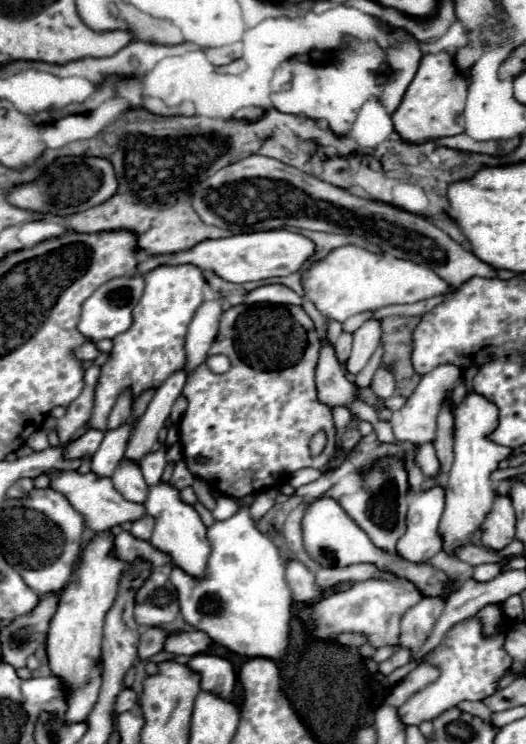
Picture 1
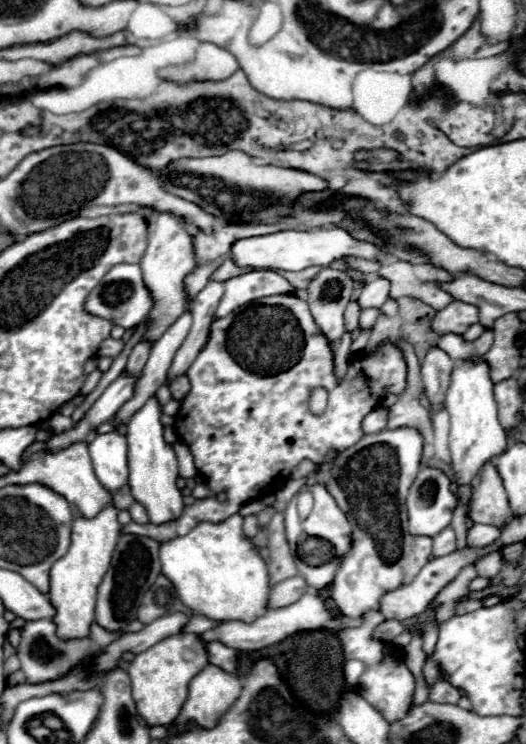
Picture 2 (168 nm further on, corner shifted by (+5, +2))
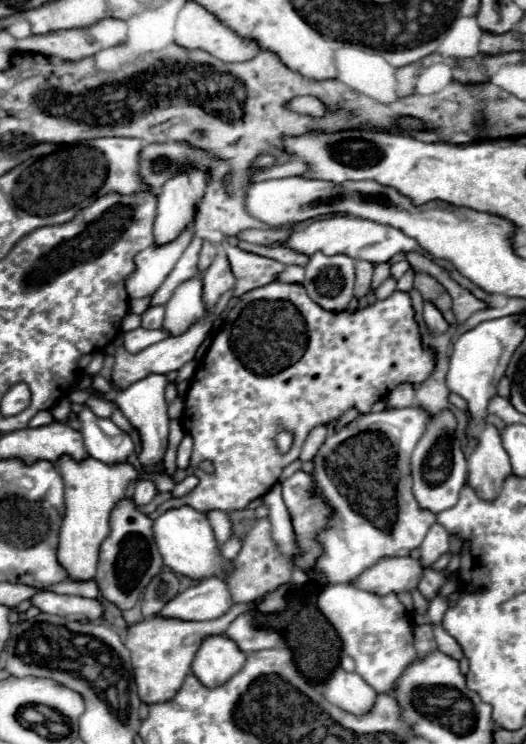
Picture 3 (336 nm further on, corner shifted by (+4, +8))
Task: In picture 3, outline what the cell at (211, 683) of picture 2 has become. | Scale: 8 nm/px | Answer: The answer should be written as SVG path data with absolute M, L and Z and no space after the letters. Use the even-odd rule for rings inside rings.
M226 634L204 636L194 662L192 672L200 678L202 684L214 688L230 680L246 662L246 654L230 640Z

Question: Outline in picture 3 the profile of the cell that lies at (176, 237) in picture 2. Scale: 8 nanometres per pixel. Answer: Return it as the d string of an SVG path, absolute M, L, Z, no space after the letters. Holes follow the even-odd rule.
M184 164L176 176L166 180L166 184L162 186L162 190L158 194L158 216L154 222L156 244L172 242L188 224L192 224L194 210L204 194L204 188L206 188L206 172L196 168L194 164Z

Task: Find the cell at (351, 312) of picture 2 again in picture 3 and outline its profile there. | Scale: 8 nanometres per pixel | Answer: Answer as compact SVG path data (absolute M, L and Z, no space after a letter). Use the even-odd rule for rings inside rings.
M358 260L356 262L356 284L354 284L354 296L362 298L372 282L372 272L374 272L374 264L366 262L366 260Z

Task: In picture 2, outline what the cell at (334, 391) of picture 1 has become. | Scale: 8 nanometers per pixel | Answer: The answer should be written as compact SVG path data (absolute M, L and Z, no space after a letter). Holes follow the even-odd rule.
M325 268L315 280L311 280L307 292L307 304L315 324L325 334L329 344L339 342L345 332L343 310L351 300L353 280L349 278L349 274L345 274L345 270Z

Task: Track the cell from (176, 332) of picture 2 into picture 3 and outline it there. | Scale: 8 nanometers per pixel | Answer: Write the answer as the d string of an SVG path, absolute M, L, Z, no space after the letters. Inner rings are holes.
M194 276L186 282L182 282L172 298L166 302L166 316L164 316L164 328L170 330L174 336L182 334L190 324L194 324L202 314L206 312L204 300L202 300L202 276Z

